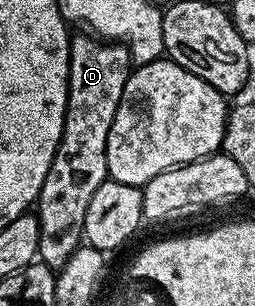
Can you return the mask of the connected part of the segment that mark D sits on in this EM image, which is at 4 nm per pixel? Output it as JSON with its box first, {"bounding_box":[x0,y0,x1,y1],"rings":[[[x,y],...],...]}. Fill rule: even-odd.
{"bounding_box":[34,32,134,268],"rings":[[[80,32],[71,39],[68,48],[68,103],[64,113],[64,127],[50,172],[34,203],[34,213],[40,220],[38,258],[46,266],[59,268],[82,244],[86,208],[90,208],[90,196],[108,178],[106,164],[106,140],[110,136],[110,124],[118,104],[122,100],[122,88],[126,88],[128,75],[134,63],[127,46],[122,42],[101,40],[91,33]]]}

